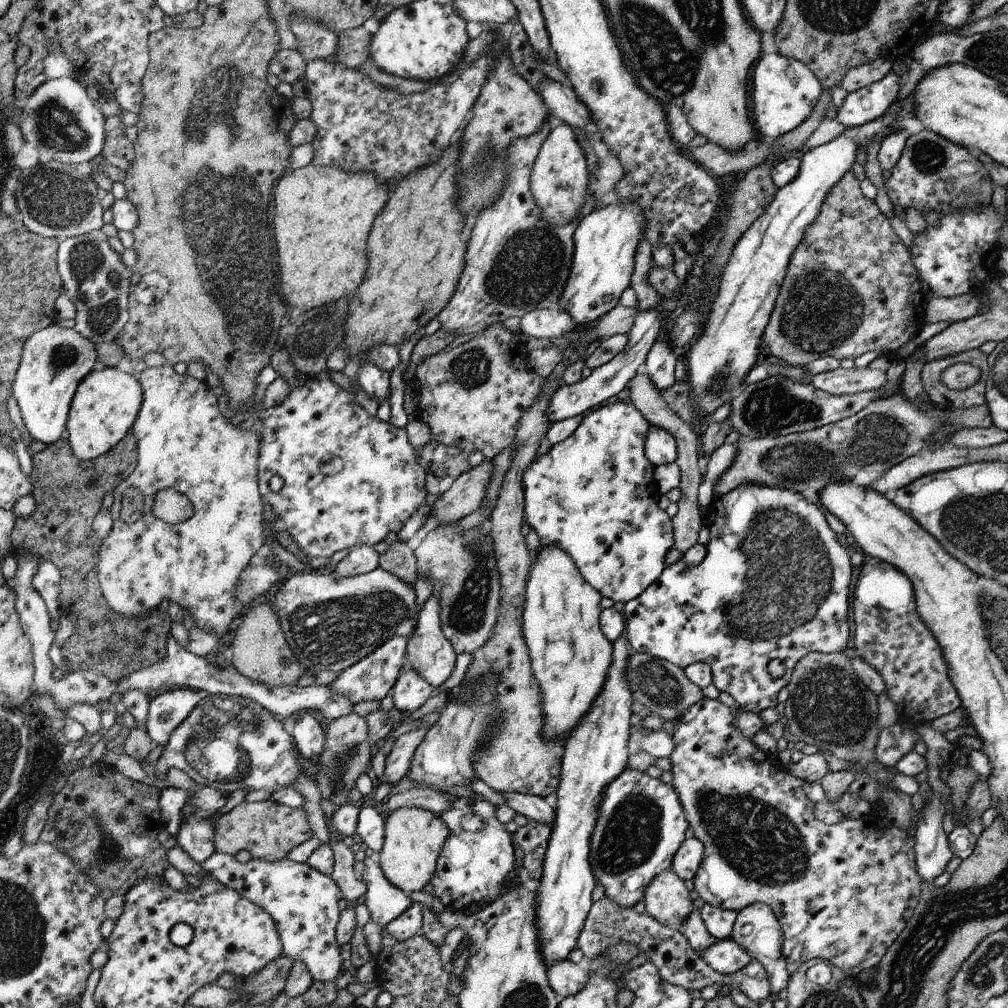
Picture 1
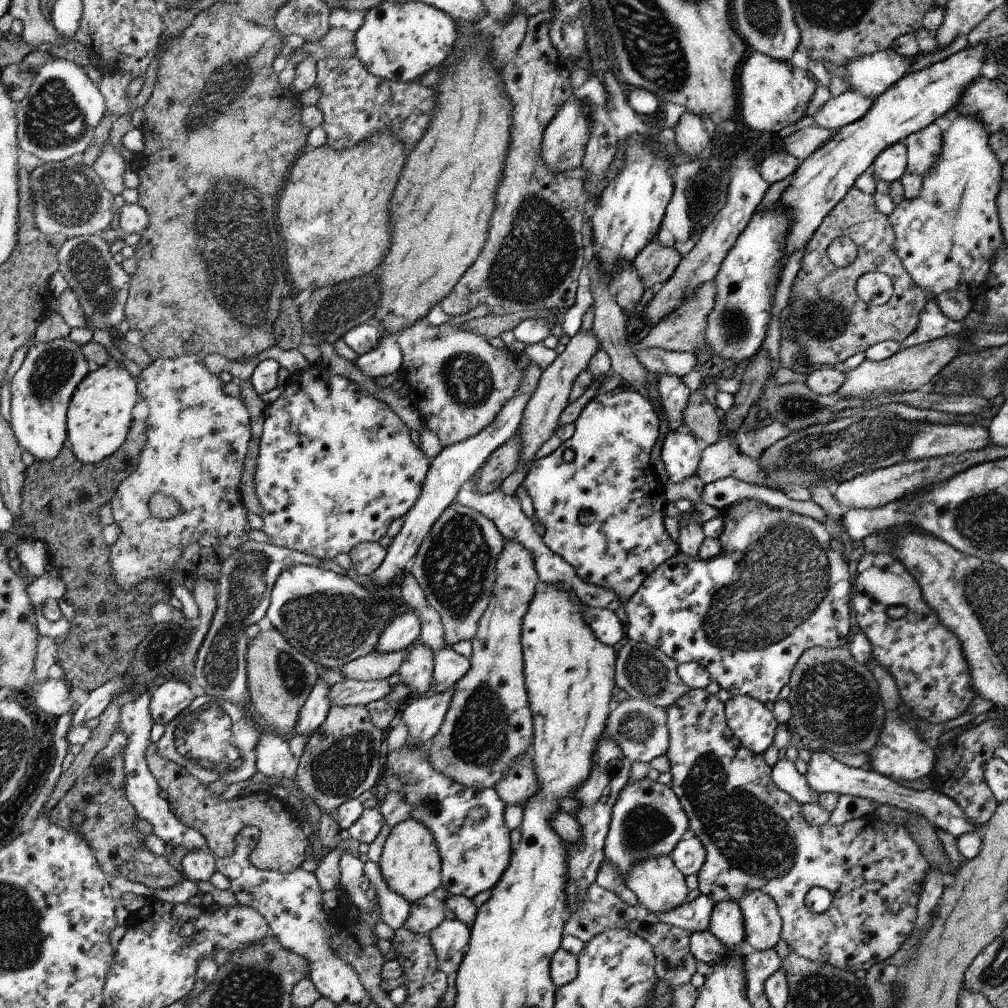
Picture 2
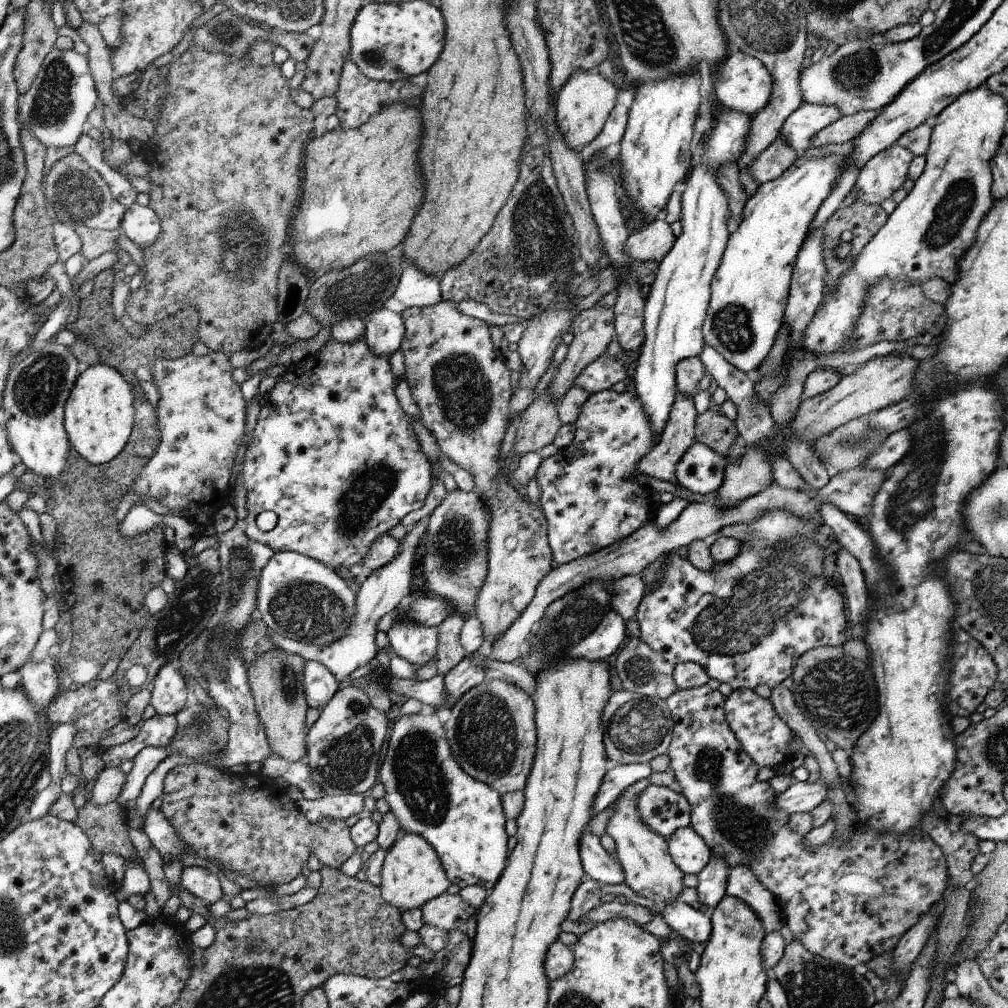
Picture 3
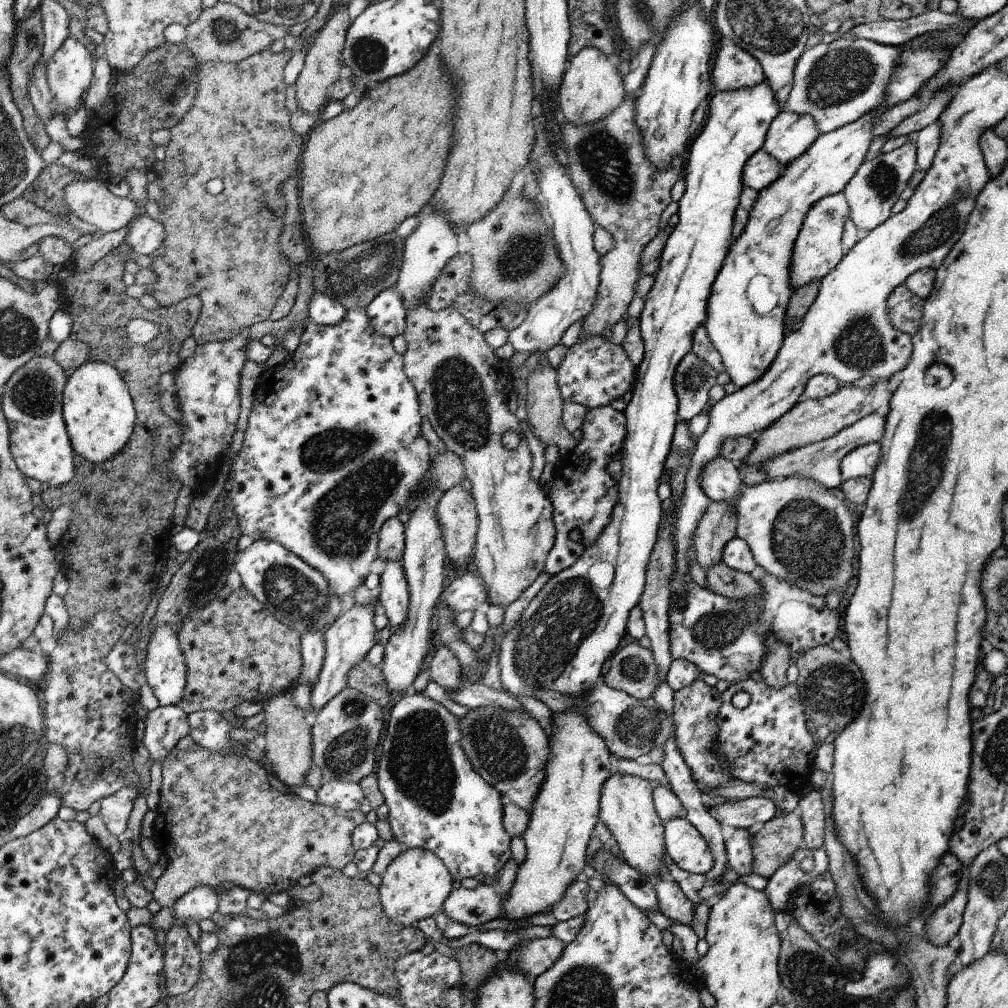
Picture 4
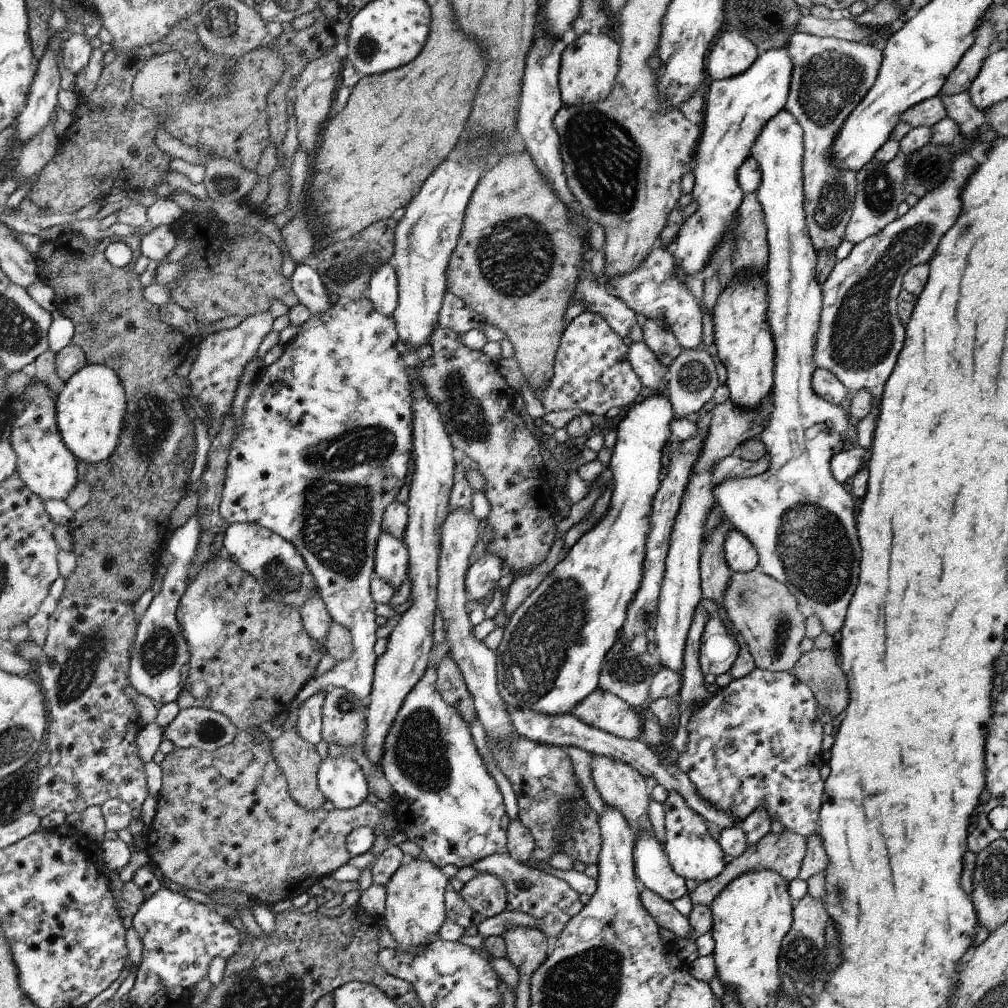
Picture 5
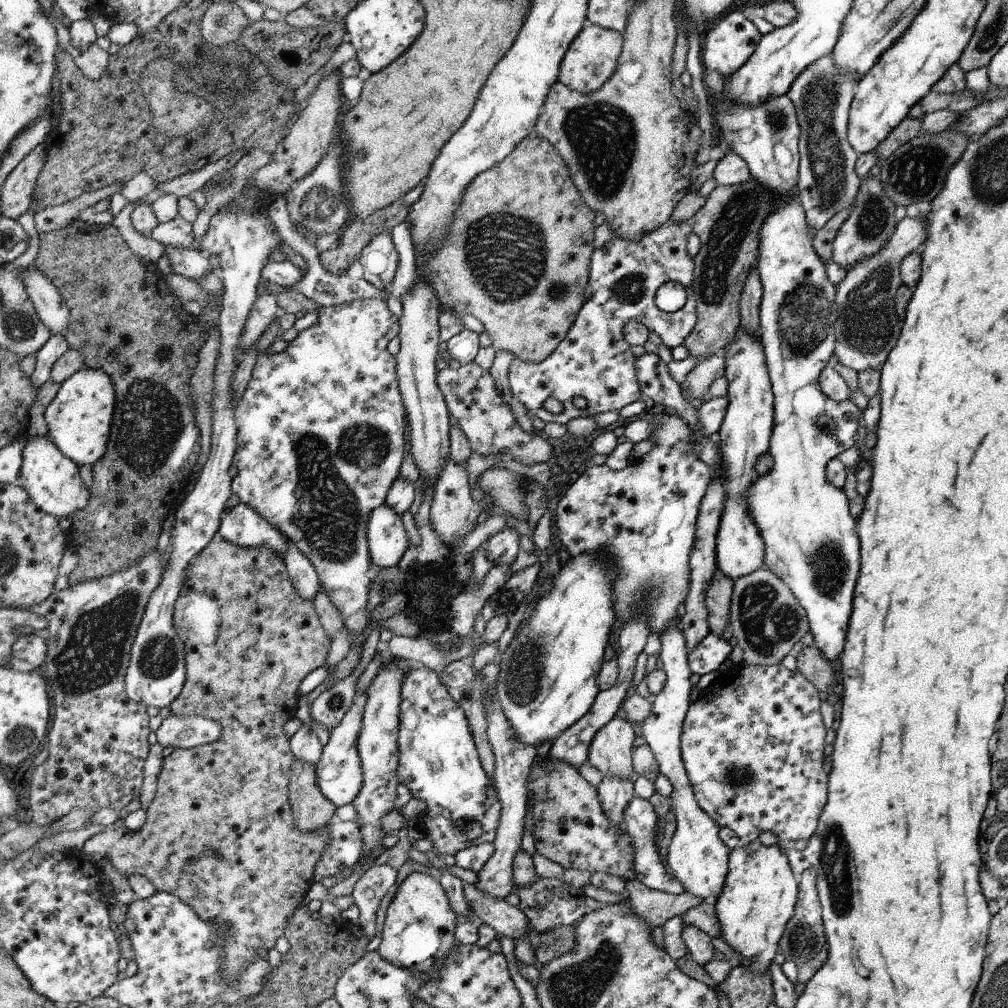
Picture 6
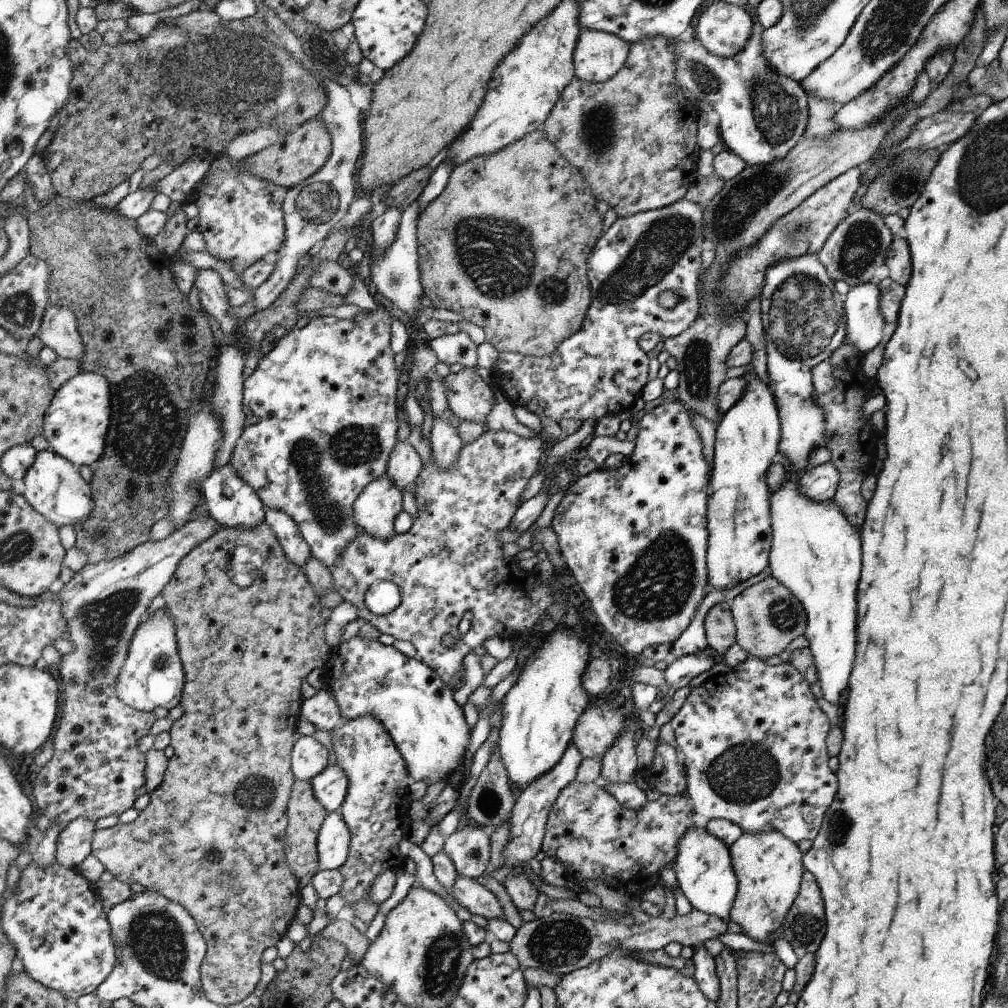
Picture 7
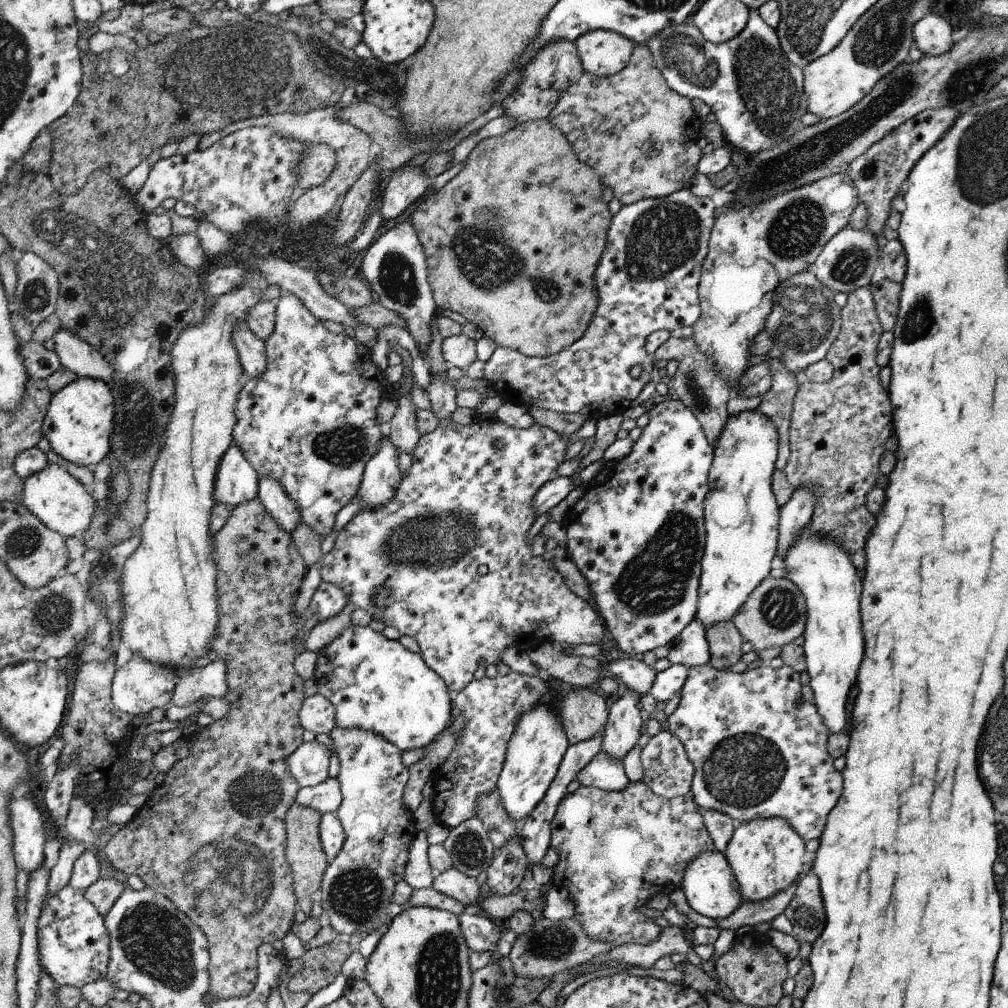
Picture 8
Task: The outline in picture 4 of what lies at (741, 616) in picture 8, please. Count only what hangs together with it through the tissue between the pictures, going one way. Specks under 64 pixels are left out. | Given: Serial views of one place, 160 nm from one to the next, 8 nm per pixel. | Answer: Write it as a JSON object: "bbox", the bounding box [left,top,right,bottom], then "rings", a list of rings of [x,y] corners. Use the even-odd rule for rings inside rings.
{"bbox":[705,560,796,689],"rings":[[[723,560],[713,564],[705,573],[707,587],[723,597],[752,600],[761,595],[761,586],[750,573],[734,570]],[[767,635],[766,638],[769,651],[759,672],[770,688],[781,689],[788,684],[786,671],[790,665],[795,664],[796,659],[791,657],[788,645],[778,641],[773,635]]]}

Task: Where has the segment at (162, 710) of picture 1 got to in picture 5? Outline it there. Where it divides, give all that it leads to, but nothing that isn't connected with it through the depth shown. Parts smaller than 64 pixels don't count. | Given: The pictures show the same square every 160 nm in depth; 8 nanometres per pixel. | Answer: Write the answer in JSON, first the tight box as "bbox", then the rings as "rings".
{"bbox":[129,518,200,704],"rings":[[[190,518],[184,525],[172,532],[166,550],[174,556],[158,596],[154,597],[138,623],[138,636],[134,642],[129,677],[132,686],[140,693],[148,695],[155,703],[166,704],[176,701],[189,675],[189,648],[182,634],[176,611],[179,600],[187,589],[186,574],[196,548],[200,542],[200,526],[196,518]]]}

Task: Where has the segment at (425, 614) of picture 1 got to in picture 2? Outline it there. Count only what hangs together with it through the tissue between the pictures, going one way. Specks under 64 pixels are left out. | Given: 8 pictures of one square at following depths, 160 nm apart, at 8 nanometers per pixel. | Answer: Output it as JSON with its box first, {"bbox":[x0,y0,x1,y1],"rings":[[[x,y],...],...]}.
{"bbox":[433,647,471,693],"rings":[[[444,647],[434,653],[433,680],[435,686],[433,691],[443,693],[450,691],[452,686],[464,676],[464,673],[471,667],[469,659],[465,659],[452,647]]]}

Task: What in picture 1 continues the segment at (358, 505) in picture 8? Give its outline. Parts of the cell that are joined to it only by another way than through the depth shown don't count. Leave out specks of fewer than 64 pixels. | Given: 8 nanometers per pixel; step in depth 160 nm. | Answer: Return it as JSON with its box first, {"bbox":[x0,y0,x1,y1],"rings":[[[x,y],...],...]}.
{"bbox":[390,668,435,715],"rings":[[[405,668],[390,693],[394,699],[394,712],[396,715],[413,713],[432,697],[435,689],[421,675],[411,668]]]}

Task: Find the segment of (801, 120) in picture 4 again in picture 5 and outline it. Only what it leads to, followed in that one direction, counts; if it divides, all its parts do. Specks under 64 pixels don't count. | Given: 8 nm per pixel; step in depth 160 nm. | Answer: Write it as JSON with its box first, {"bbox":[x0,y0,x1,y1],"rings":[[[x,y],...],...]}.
{"bbox":[713,108,860,637],"rings":[[[785,108],[778,112],[778,114],[775,114],[765,124],[762,132],[755,138],[754,144],[751,146],[751,156],[756,159],[762,173],[760,186],[755,193],[757,194],[759,203],[765,214],[767,242],[769,246],[769,257],[765,274],[769,298],[767,319],[775,344],[775,367],[773,368],[772,392],[774,400],[770,422],[760,435],[762,436],[762,442],[766,447],[767,453],[771,456],[771,461],[769,469],[764,474],[755,477],[730,477],[729,479],[724,479],[721,483],[714,486],[713,495],[715,496],[715,504],[720,508],[722,514],[724,514],[724,516],[733,524],[733,528],[738,529],[754,545],[759,556],[758,568],[760,568],[764,574],[775,578],[778,582],[784,583],[799,604],[810,606],[810,608],[814,610],[815,614],[822,622],[823,630],[828,632],[828,634],[837,637],[840,628],[842,628],[842,622],[844,622],[845,619],[844,616],[846,616],[848,602],[850,602],[850,598],[852,598],[852,594],[854,594],[854,588],[856,588],[856,584],[858,584],[858,570],[860,570],[858,556],[860,556],[860,544],[858,544],[858,536],[856,536],[856,516],[854,516],[854,506],[857,506],[858,501],[854,498],[847,485],[839,483],[834,478],[831,471],[830,461],[836,453],[844,450],[846,442],[848,442],[846,430],[848,430],[848,425],[852,423],[854,419],[852,419],[850,414],[846,412],[846,405],[833,405],[826,402],[826,400],[814,392],[811,383],[814,369],[816,369],[815,364],[813,363],[813,354],[815,340],[818,336],[818,327],[821,323],[822,285],[815,277],[817,252],[812,246],[807,231],[806,215],[803,209],[803,154],[803,128],[794,116],[792,116],[792,114]]]}

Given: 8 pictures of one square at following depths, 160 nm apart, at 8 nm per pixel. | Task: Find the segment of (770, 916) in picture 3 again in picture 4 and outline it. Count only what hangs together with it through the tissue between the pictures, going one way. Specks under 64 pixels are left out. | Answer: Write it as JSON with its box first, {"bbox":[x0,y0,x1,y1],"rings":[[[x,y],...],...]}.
{"bbox":[725,829,753,876],"rings":[[[736,829],[732,837],[725,841],[728,866],[739,876],[753,872],[753,852],[750,834],[753,831]]]}

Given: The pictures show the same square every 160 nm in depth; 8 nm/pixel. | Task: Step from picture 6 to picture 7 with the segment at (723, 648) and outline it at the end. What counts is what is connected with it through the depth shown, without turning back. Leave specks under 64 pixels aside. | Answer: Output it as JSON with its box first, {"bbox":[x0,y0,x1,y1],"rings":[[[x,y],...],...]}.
{"bbox":[664,646,720,691],"rings":[[[709,646],[698,654],[678,658],[664,670],[666,682],[670,684],[670,690],[676,691],[683,686],[689,686],[691,680],[696,680],[705,671],[710,671],[717,662],[715,655],[720,656]]]}

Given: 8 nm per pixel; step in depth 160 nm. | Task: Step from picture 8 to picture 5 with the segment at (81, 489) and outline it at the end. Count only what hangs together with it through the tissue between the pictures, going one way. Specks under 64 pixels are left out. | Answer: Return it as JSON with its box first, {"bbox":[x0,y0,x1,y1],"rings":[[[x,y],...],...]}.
{"bbox":[7,378,81,500],"rings":[[[33,378],[26,389],[23,390],[21,398],[23,398],[24,409],[22,414],[18,414],[12,427],[7,432],[7,438],[10,440],[15,452],[17,453],[17,472],[21,479],[37,494],[44,499],[65,500],[74,489],[76,484],[76,466],[81,466],[80,462],[76,462],[74,453],[66,446],[62,440],[60,427],[57,424],[57,403],[54,391],[42,381]]]}

